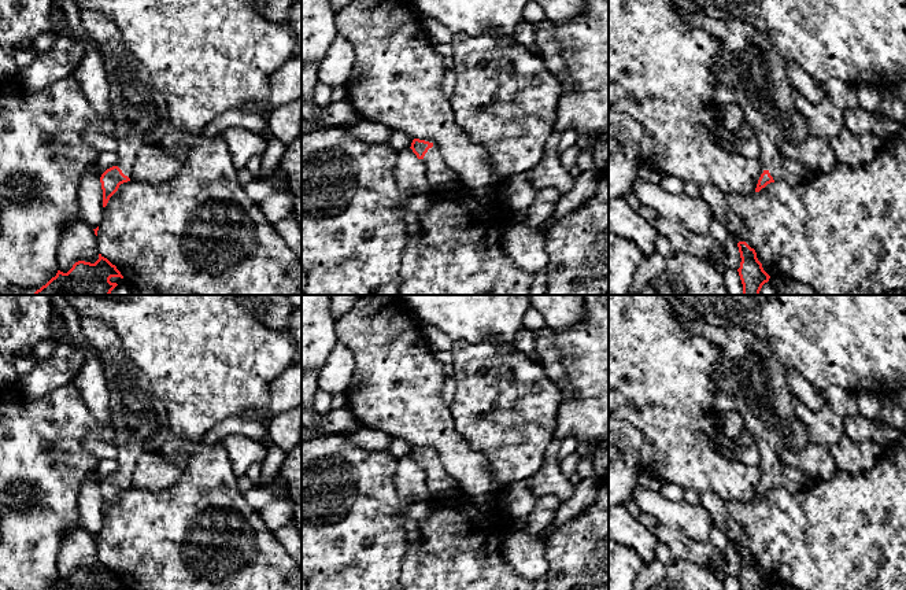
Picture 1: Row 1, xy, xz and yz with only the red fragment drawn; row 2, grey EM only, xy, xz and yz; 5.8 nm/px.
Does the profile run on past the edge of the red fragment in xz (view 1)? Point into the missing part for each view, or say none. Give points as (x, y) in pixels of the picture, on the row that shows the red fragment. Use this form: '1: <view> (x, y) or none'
1: xz (439, 174)

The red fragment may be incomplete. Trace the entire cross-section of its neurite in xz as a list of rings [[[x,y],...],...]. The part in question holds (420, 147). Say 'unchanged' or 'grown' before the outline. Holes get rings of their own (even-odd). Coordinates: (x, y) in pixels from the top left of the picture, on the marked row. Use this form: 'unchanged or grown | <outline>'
grown | [[[414,139],[410,148],[418,159],[424,161],[426,166],[426,178],[432,189],[461,184],[459,176],[447,166],[437,145]]]

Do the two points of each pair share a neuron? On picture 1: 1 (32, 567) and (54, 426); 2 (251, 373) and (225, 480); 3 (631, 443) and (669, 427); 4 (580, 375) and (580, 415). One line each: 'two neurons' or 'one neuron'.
1: one neuron
2: two neurons
3: two neurons
4: one neuron

